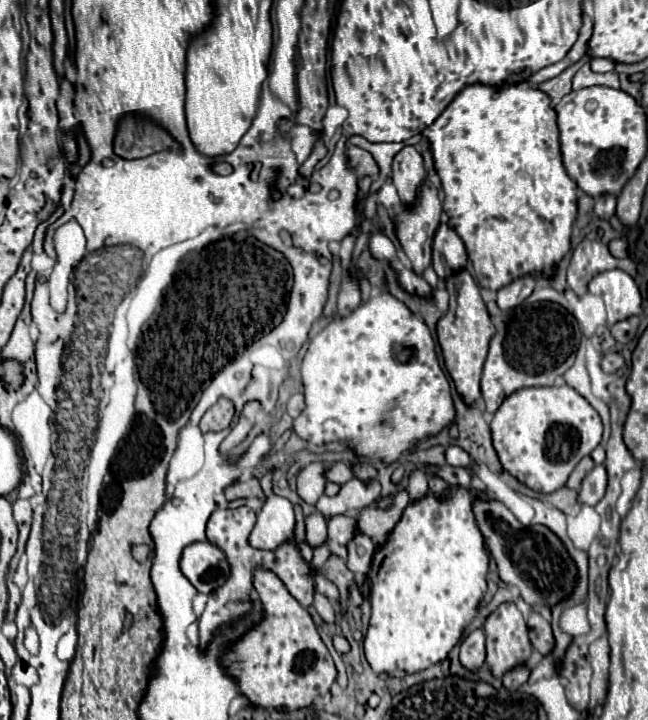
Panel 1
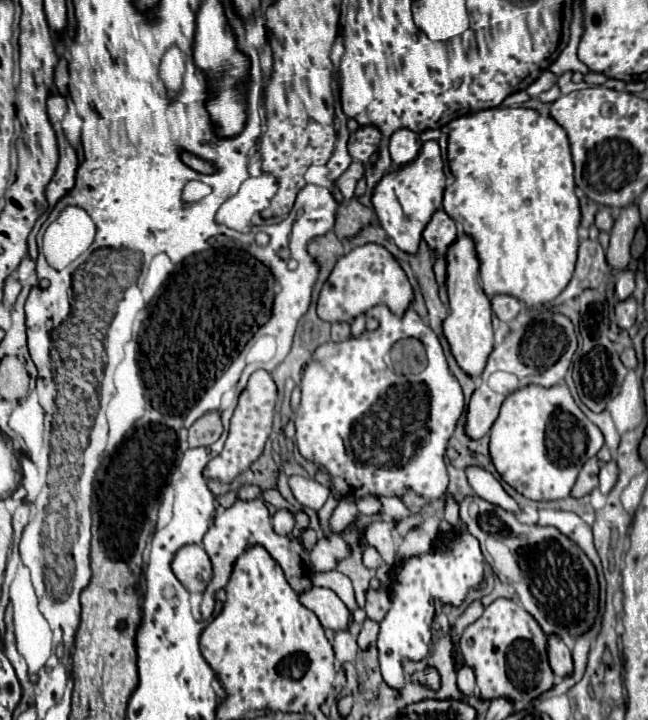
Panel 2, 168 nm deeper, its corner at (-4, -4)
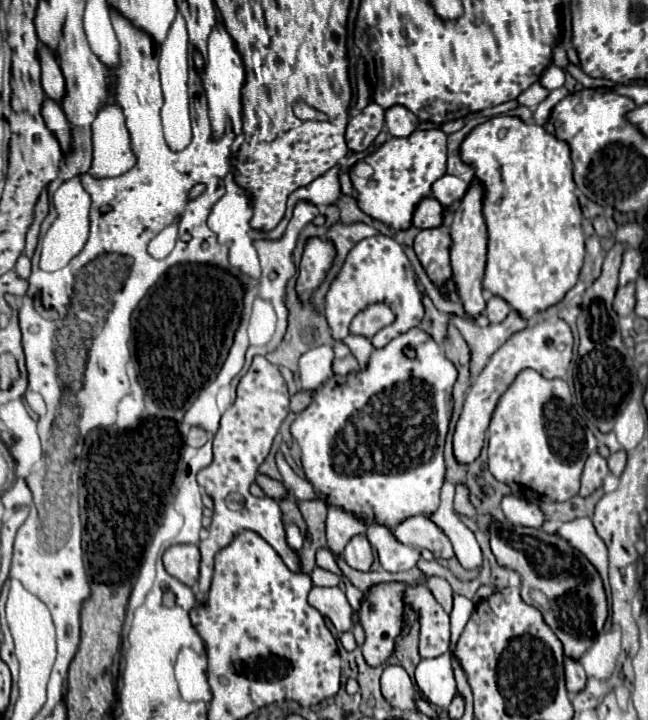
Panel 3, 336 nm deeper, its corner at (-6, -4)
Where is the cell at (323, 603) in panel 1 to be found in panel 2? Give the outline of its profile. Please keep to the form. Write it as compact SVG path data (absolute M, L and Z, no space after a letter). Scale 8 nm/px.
M312 587L304 595L300 595L300 601L304 607L314 611L322 623L324 629L334 629L334 631L344 631L348 629L348 615L350 611L346 605L340 601L340 597L322 587Z

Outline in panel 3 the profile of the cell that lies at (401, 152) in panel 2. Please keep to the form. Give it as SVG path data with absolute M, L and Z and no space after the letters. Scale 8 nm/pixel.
M392 105L390 109L386 109L384 121L386 129L394 137L408 137L408 133L412 133L418 127L418 117L404 105Z

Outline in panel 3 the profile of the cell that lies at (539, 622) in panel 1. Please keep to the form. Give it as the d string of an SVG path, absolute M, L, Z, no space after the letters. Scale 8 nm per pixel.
M566 659L564 669L566 669L566 687L568 687L568 691L572 695L580 693L586 687L586 679L588 679L584 669L582 669L582 665L578 661L568 661Z

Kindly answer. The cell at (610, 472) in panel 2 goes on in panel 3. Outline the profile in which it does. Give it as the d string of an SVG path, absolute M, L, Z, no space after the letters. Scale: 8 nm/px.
M616 451L608 457L608 467L614 475L620 475L626 467L626 451Z

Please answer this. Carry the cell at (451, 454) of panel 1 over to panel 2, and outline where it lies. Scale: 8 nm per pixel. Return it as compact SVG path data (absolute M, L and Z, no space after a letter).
M470 465L470 467L466 467L466 477L478 497L482 497L482 499L506 509L506 511L512 511L512 513L520 511L518 503L504 491L500 481L492 473L488 473L486 469Z

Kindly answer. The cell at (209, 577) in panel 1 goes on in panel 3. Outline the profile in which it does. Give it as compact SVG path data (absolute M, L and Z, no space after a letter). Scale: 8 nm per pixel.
M172 545L166 549L164 569L182 581L188 587L196 587L198 581L198 567L200 567L200 551L196 545Z

